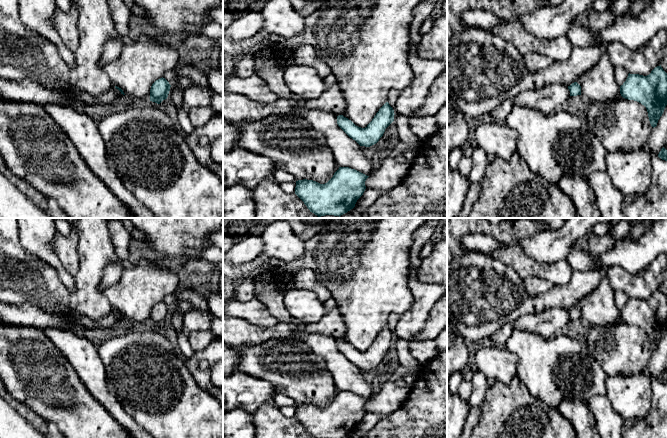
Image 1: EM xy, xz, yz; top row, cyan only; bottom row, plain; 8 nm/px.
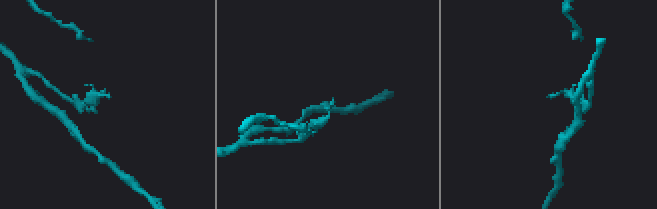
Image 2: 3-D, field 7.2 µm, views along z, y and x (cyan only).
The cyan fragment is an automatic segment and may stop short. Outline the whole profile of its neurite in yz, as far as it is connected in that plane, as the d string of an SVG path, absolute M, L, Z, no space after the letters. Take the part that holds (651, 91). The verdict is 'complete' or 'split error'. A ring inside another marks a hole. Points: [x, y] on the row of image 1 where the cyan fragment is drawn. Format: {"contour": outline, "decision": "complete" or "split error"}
{"contour": "M661 65L655 67L647 76L629 73L620 86L620 94L625 99L644 105L654 128L667 105L667 73Z", "decision": "complete"}

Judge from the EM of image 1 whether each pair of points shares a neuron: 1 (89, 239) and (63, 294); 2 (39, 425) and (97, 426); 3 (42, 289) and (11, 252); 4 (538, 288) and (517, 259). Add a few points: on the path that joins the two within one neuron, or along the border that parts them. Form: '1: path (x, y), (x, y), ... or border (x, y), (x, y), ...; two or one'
1: border (70, 292), (69, 307), (75, 313); two
2: border (41, 417), (49, 423); two
3: path (33, 280), (14, 261); one
4: border (523, 279), (528, 277), (544, 278), (552, 285); two

